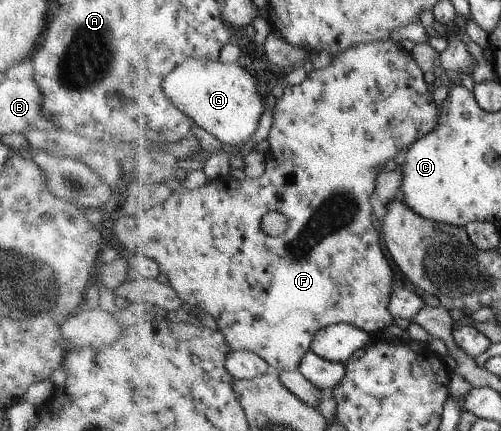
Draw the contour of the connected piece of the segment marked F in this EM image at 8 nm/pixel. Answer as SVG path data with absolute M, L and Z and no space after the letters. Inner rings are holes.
M387 39L387 41L373 41L373 43L357 43L357 45L353 45L351 49L347 49L347 51L343 51L343 53L339 53L335 57L335 61L333 61L333 65L331 67L323 67L323 69L316 69L314 67L308 70L307 79L300 85L287 85L287 88L284 89L284 94L282 98L278 99L276 103L276 108L274 109L274 124L272 125L272 131L268 140L270 141L271 148L269 149L269 167L266 172L266 176L264 178L255 179L245 178L245 179L236 179L232 177L213 180L206 186L203 186L199 189L185 189L181 188L173 193L172 197L169 197L165 203L161 203L159 206L153 207L150 211L147 211L145 214L142 212L138 212L137 214L128 215L121 211L121 215L119 215L119 219L117 219L117 223L115 223L115 227L113 227L113 231L115 231L115 239L117 239L117 243L119 245L115 245L115 249L121 251L123 249L123 253L126 256L146 256L154 261L159 263L161 272L166 281L168 281L172 287L177 291L179 300L181 304L188 307L194 307L198 311L203 311L204 313L210 314L215 318L218 323L219 329L223 331L226 335L227 341L230 343L230 347L234 351L251 351L261 355L273 368L274 371L298 371L303 364L303 359L307 356L307 353L312 351L312 345L315 340L315 337L318 336L323 329L330 327L334 324L339 323L349 323L355 326L358 326L360 329L367 331L371 335L378 335L379 333L383 334L384 331L393 323L393 316L390 313L389 305L390 305L390 296L391 296L391 281L393 281L393 271L391 271L391 265L389 265L389 261L387 261L387 255L383 253L383 241L381 241L381 233L379 233L379 227L375 225L375 211L373 211L373 205L371 205L371 196L375 193L375 189L377 189L377 176L381 172L381 169L384 164L386 164L390 160L399 160L402 156L400 152L408 149L415 141L421 139L421 137L425 137L425 135L431 133L437 124L439 123L439 109L441 107L437 105L433 101L432 97L432 80L425 76L424 72L419 69L419 65L413 60L412 54L409 51L403 49L402 45L399 43L394 43L391 39ZM269 211L283 211L287 217L289 217L289 221L291 221L291 227L289 227L289 231L285 233L285 235L281 235L280 237L271 237L265 229L263 229L263 219L267 217L267 213Z

